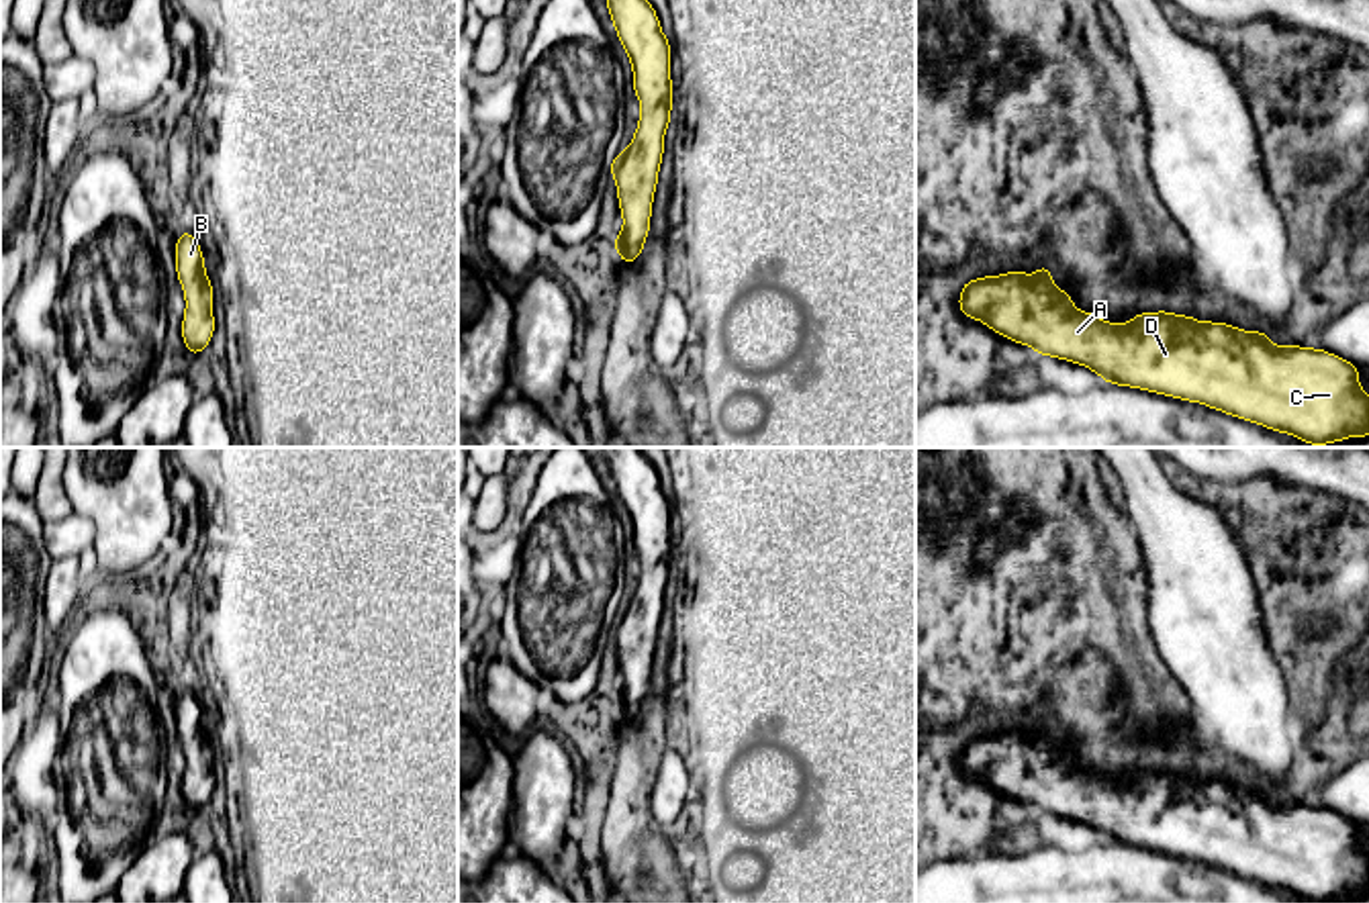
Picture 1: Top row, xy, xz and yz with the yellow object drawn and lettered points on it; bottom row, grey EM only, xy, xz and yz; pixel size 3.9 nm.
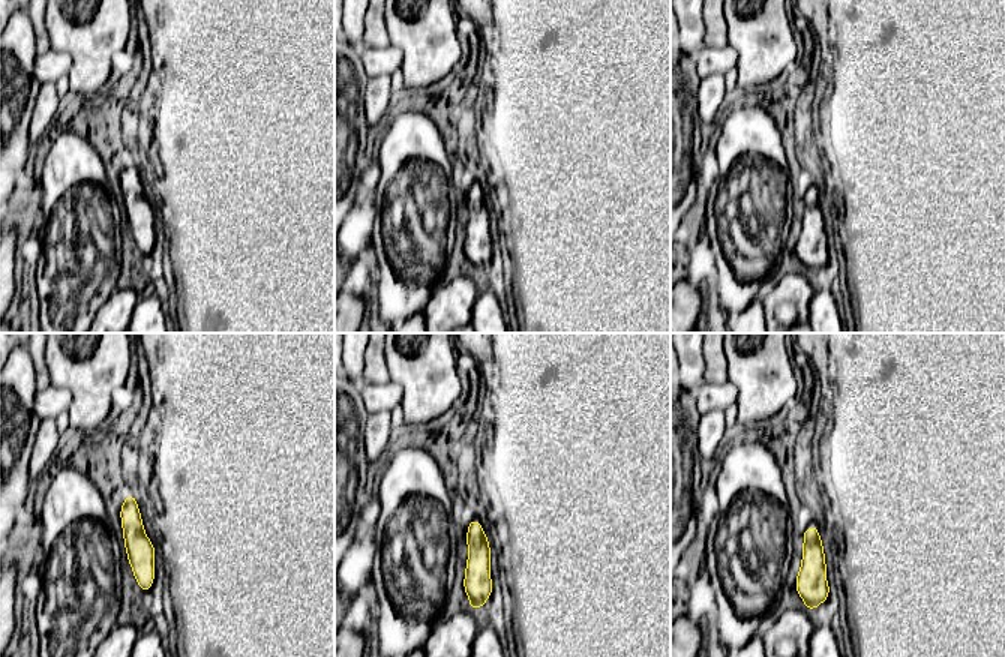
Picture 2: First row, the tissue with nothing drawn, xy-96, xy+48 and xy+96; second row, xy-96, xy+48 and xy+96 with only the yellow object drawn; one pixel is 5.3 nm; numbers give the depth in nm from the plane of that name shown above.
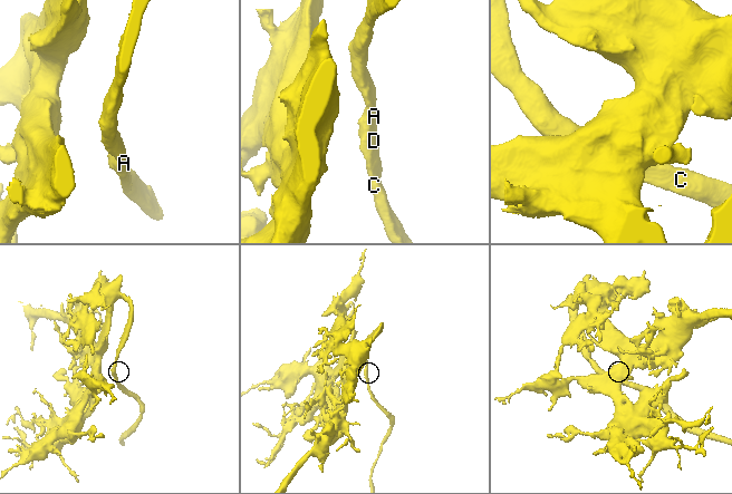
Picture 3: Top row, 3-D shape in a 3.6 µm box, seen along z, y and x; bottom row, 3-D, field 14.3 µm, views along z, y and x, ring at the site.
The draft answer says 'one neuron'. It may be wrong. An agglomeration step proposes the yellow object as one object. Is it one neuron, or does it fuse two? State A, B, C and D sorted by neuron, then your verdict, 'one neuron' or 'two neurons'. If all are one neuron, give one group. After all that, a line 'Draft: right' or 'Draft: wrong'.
A B C D; one neuron
Draft: right

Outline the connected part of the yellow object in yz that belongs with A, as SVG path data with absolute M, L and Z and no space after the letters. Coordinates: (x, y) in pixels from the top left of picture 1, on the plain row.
M1048 721L1032 735L1011 727L969 738L960 746L958 768L1040 813L1085 823L1107 842L1201 860L1310 903L1369 893L1369 852L1361 848L1357 821L1316 805L1273 803L1271 793L1261 789L1167 768L1136 770L1130 780L1105 780L1073 764L1073 754L1054 744Z

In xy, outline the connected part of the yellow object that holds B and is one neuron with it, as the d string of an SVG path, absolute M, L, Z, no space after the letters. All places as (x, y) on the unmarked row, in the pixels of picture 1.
M180 688L174 709L178 740L186 756L182 799L192 815L196 815L210 801L215 791L215 744L206 735L204 713L192 688Z

